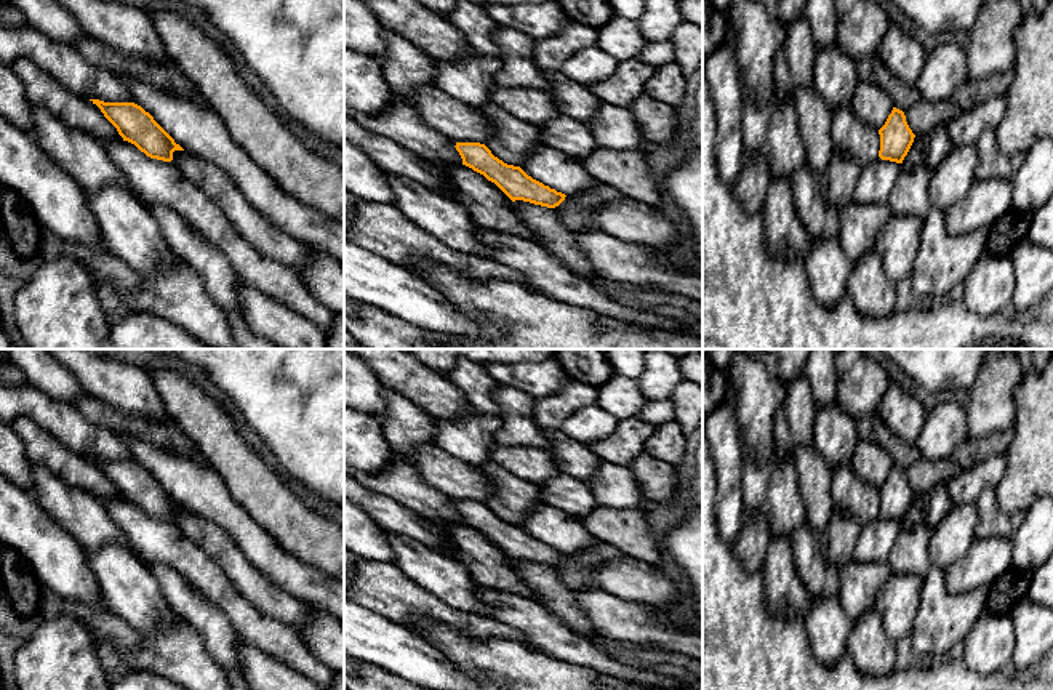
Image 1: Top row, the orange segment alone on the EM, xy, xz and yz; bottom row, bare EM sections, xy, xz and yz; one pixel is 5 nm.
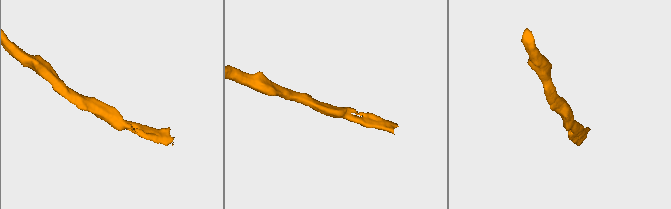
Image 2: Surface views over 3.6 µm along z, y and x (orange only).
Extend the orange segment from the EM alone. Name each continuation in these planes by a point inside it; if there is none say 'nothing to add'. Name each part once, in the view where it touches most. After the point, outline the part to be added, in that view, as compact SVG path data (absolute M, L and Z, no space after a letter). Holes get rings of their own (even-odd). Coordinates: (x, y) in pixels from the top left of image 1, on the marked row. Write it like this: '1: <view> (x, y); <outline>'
nothing to add

